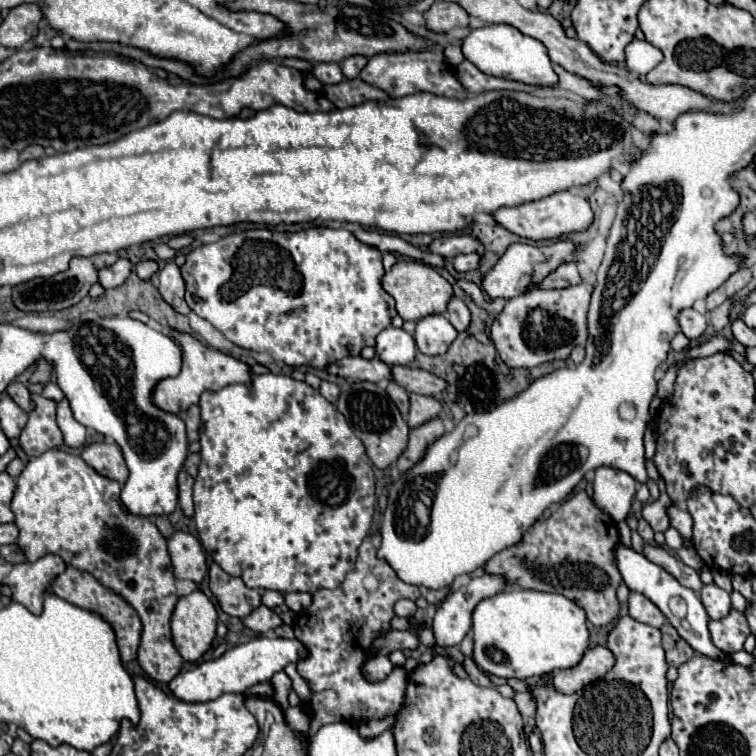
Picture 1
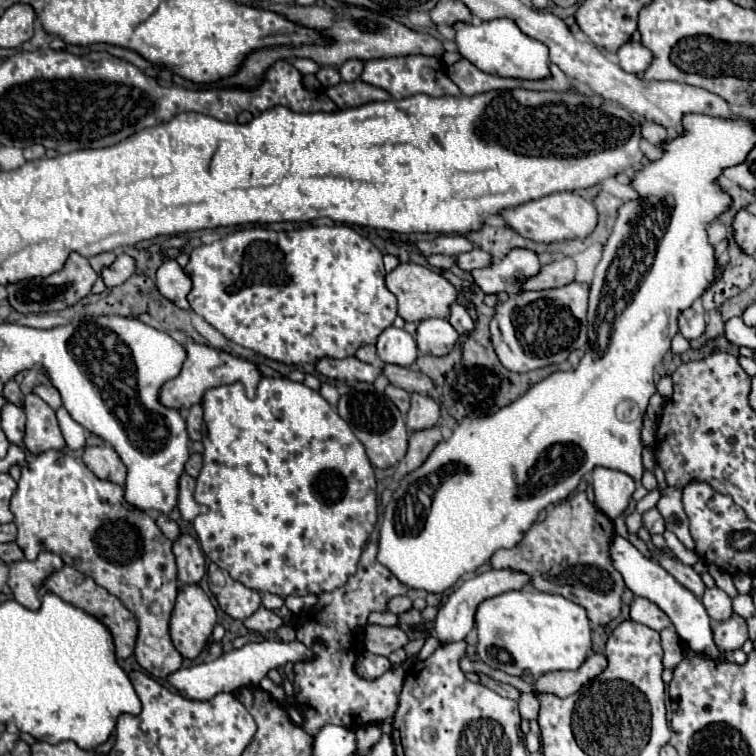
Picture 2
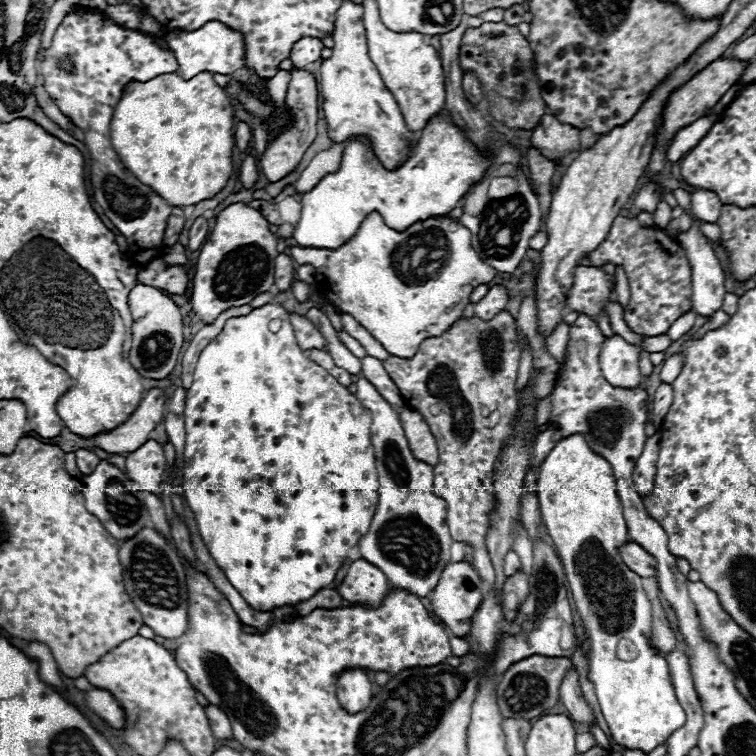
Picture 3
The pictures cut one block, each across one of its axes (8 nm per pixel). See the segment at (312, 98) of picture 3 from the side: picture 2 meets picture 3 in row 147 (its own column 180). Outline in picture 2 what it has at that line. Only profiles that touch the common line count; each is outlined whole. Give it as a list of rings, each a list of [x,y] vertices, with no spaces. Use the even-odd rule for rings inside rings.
[[[174,258],[166,260],[160,268],[158,268],[158,290],[164,298],[168,298],[170,302],[178,304],[178,308],[188,310],[190,304],[186,300],[186,294],[192,288],[190,278],[184,274],[184,270],[178,266],[178,262]]]

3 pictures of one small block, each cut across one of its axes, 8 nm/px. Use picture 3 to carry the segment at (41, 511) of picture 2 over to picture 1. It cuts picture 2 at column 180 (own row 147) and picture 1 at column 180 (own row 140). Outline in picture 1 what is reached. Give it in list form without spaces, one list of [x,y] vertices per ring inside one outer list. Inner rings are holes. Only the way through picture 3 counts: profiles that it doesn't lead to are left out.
[[[58,448],[40,454],[38,458],[26,462],[12,498],[12,512],[20,530],[18,546],[30,562],[42,558],[44,554],[58,554],[68,566],[90,572],[102,586],[122,596],[142,620],[138,664],[152,680],[170,682],[182,670],[184,660],[174,648],[170,636],[170,616],[178,596],[174,586],[174,568],[168,554],[168,540],[158,532],[156,524],[148,516],[134,516],[124,508],[120,502],[120,490],[122,488],[118,482],[100,476],[76,454],[68,454]]]

